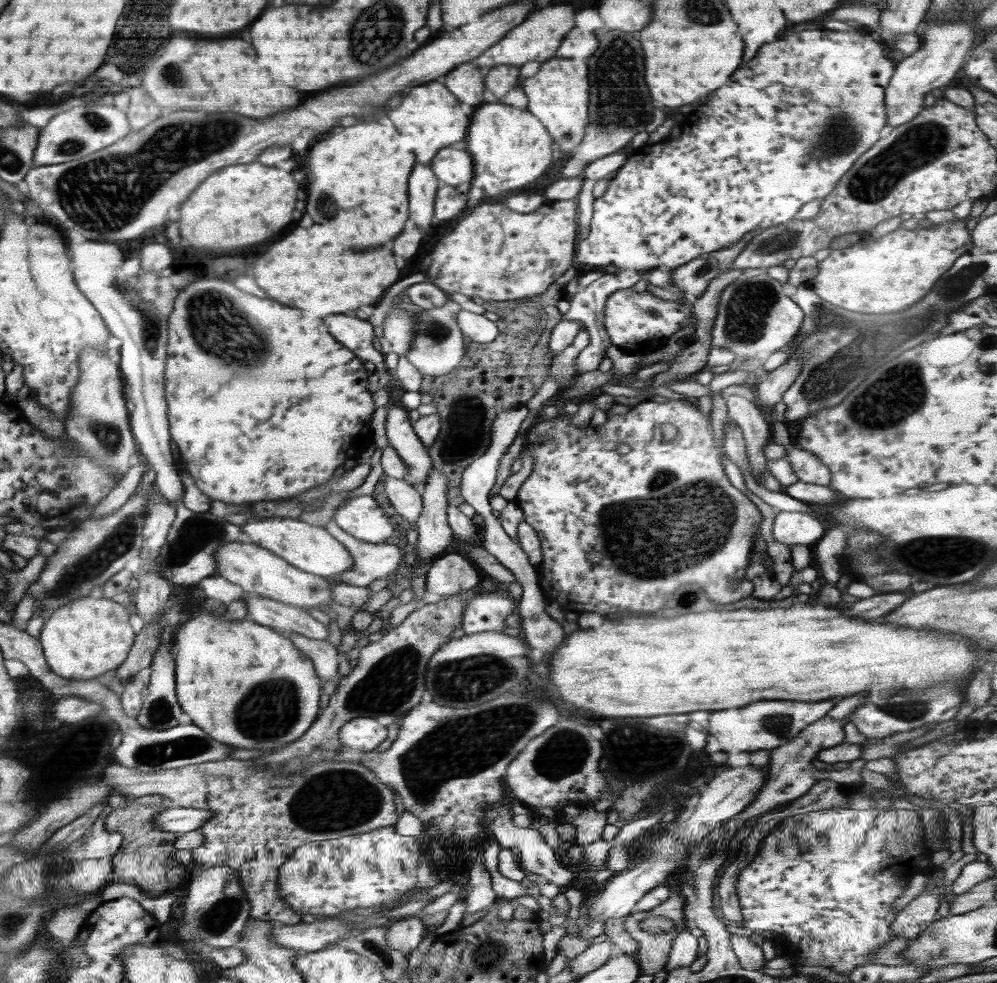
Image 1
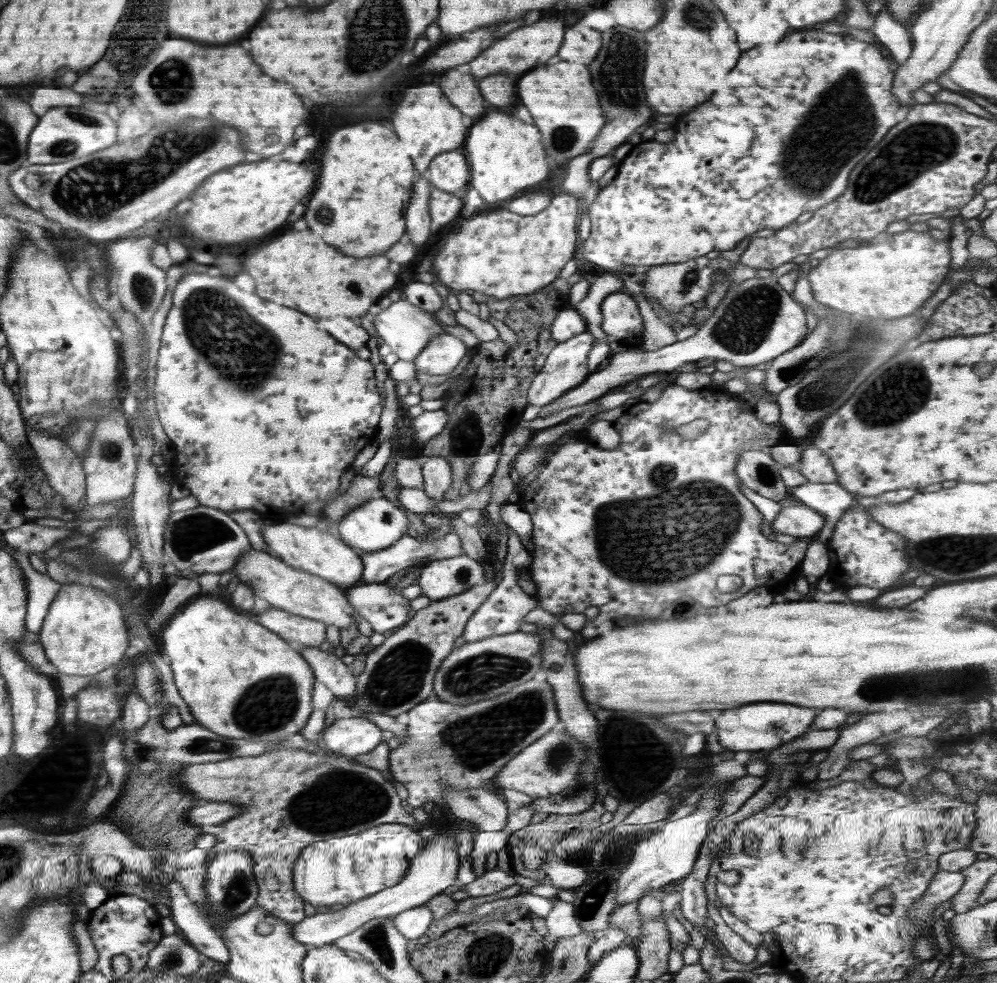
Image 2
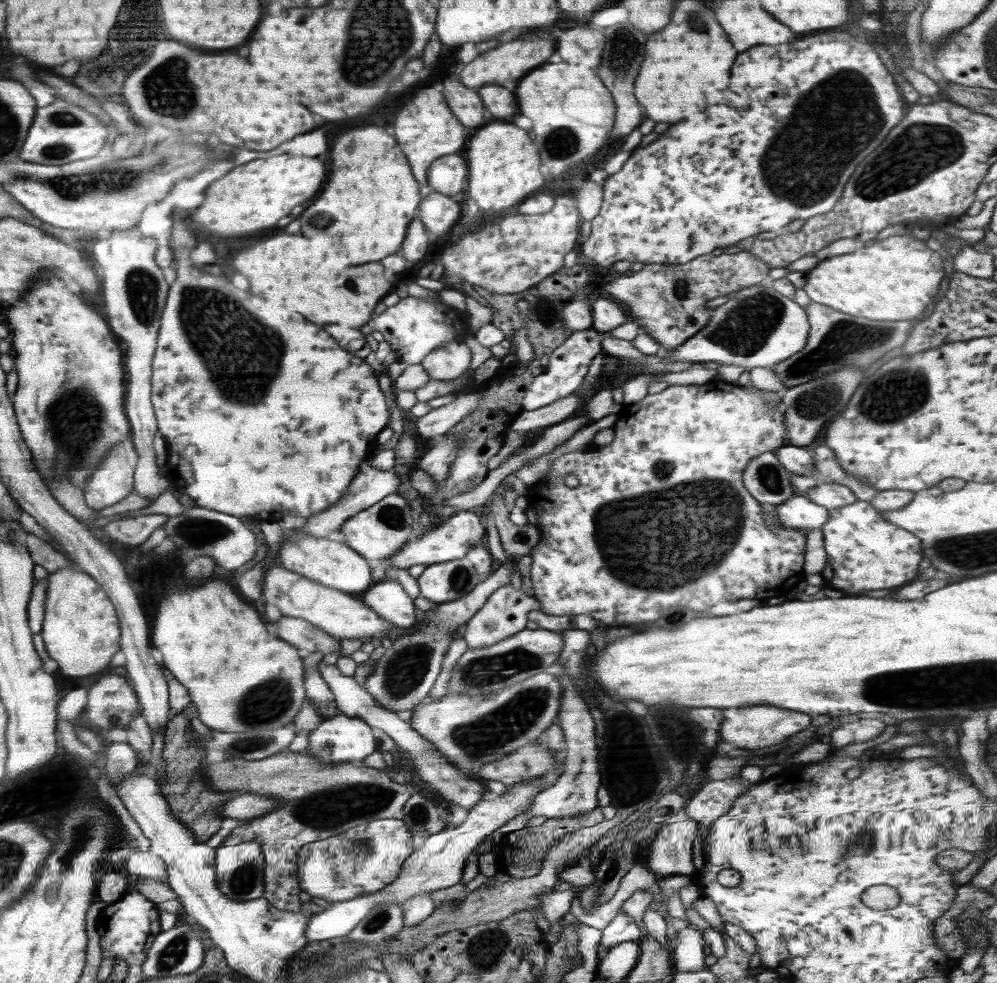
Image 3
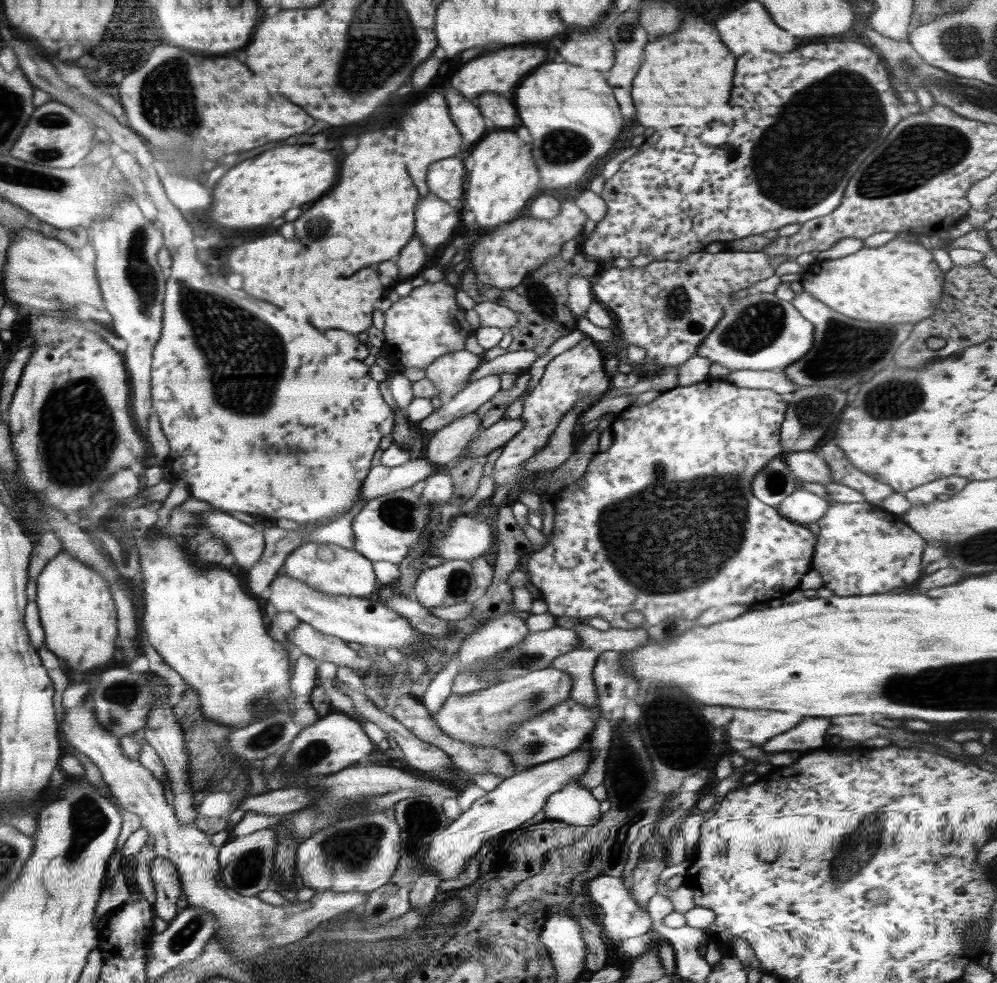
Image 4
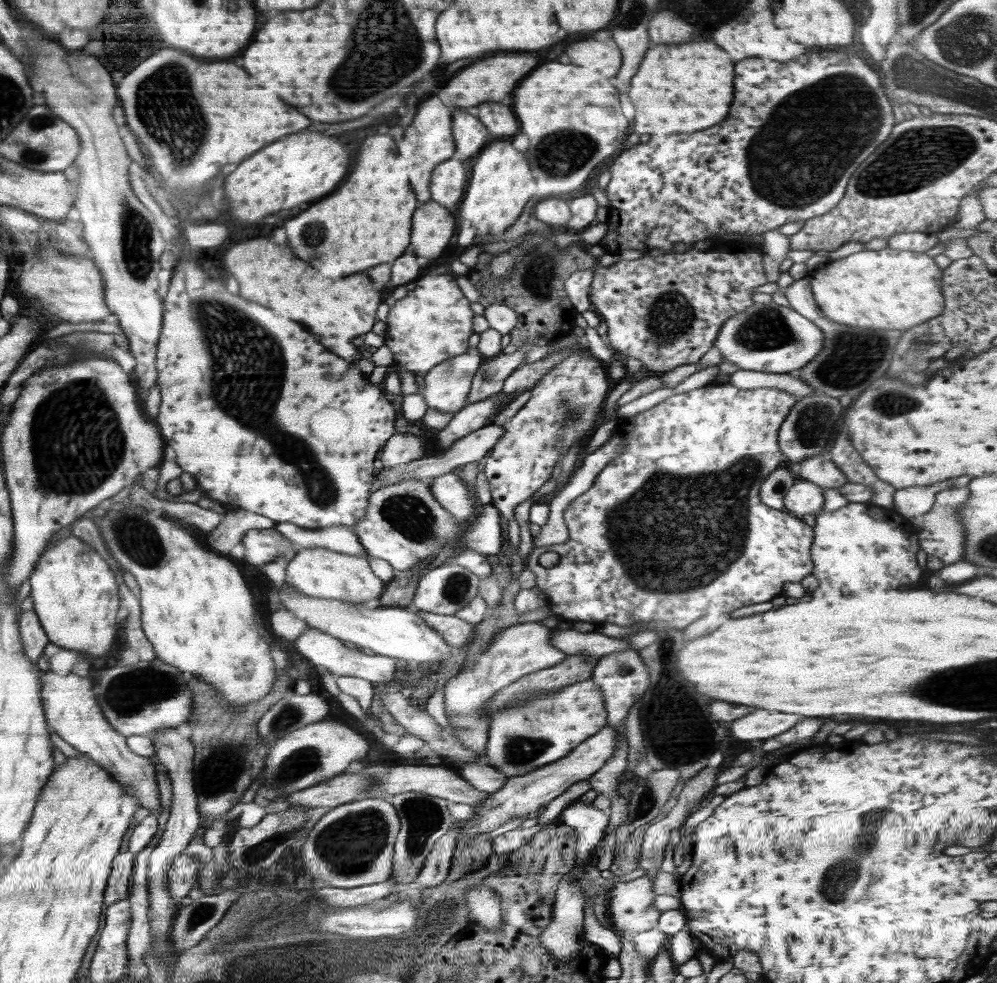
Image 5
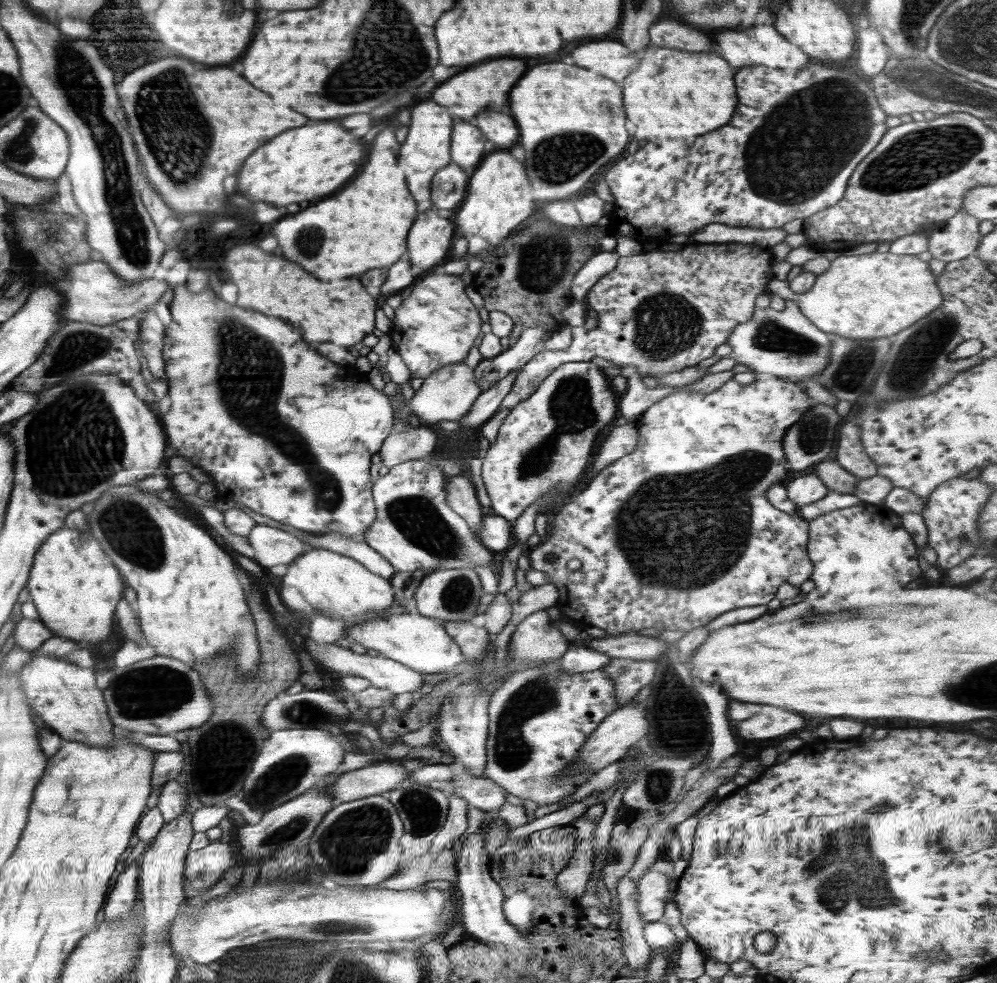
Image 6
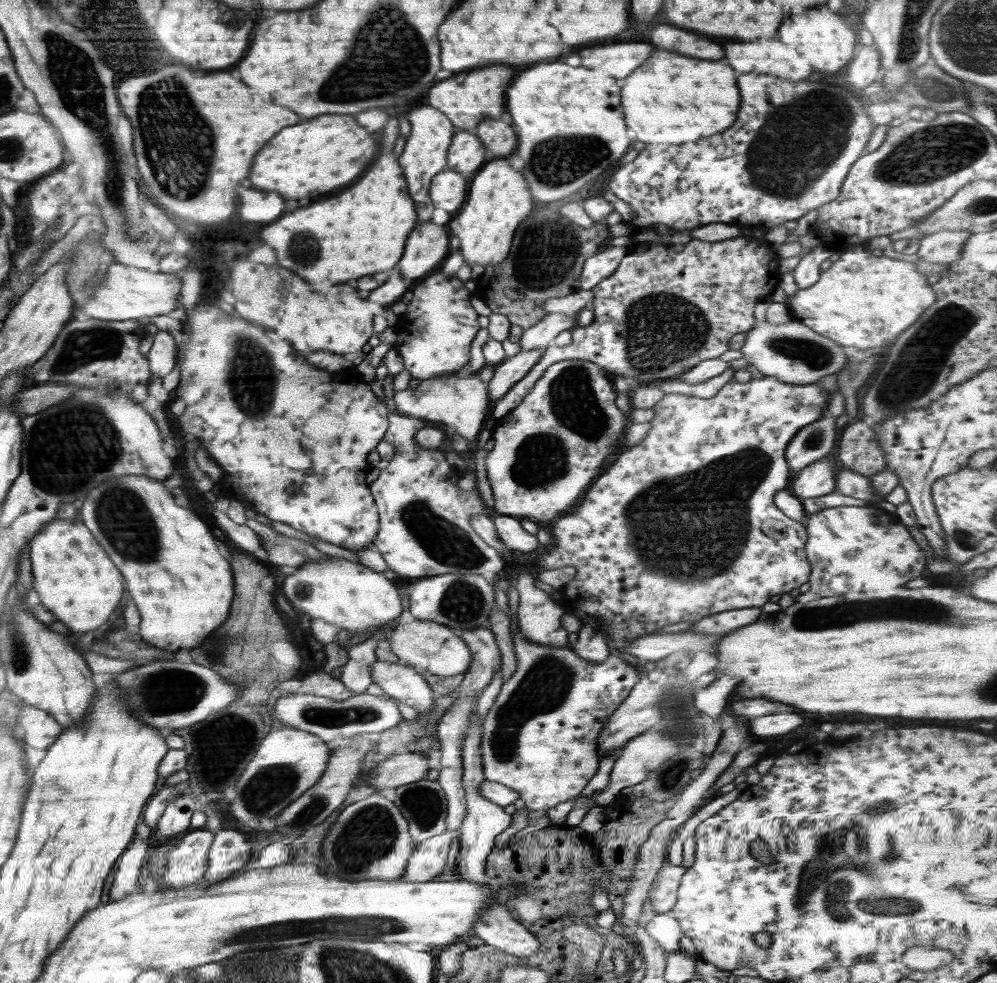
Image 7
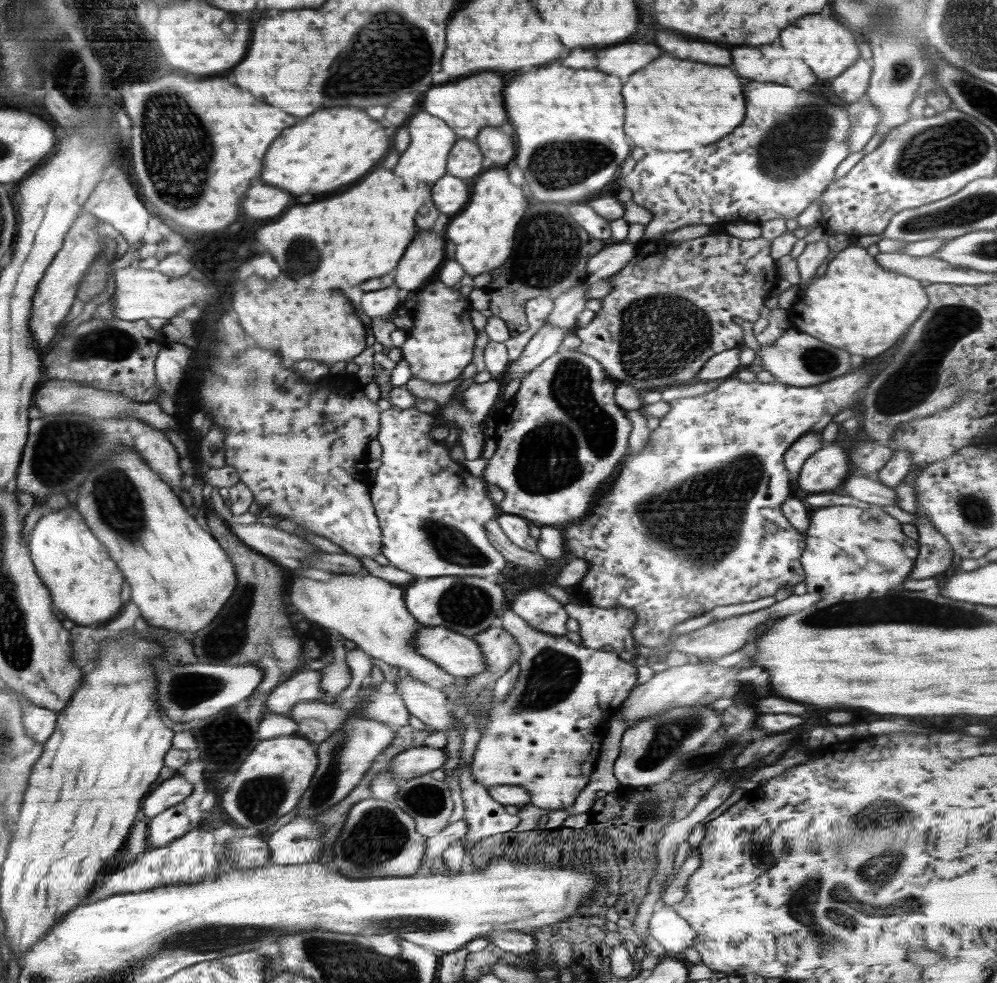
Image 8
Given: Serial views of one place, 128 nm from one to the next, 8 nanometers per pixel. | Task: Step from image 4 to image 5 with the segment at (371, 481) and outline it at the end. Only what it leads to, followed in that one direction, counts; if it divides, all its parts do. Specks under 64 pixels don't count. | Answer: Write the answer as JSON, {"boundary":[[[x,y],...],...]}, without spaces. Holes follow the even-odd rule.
{"boundary":[[[492,423],[491,425],[486,425],[485,427],[479,428],[470,434],[464,436],[460,440],[457,440],[452,446],[443,453],[436,456],[424,456],[418,460],[410,461],[406,463],[404,468],[400,470],[394,470],[394,467],[385,467],[381,471],[378,471],[375,478],[380,478],[380,484],[382,487],[388,484],[398,484],[406,480],[407,478],[415,478],[416,480],[422,480],[423,478],[435,479],[436,477],[442,476],[444,474],[450,473],[450,470],[454,470],[457,466],[465,465],[466,463],[473,463],[484,458],[494,445],[502,438],[503,429],[502,425],[496,425]]]}

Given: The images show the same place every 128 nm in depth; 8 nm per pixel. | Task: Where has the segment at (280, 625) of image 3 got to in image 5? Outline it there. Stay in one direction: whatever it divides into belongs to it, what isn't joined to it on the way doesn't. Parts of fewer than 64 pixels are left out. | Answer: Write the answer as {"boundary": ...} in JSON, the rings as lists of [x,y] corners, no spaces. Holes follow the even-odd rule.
{"boundary":[[[308,627],[306,630],[294,641],[296,650],[306,657],[312,664],[325,671],[330,671],[335,676],[357,676],[372,682],[373,684],[388,685],[394,681],[394,672],[396,672],[397,661],[389,656],[383,654],[365,654],[359,648],[351,649],[344,645],[344,642],[335,636],[326,634],[317,628]]]}

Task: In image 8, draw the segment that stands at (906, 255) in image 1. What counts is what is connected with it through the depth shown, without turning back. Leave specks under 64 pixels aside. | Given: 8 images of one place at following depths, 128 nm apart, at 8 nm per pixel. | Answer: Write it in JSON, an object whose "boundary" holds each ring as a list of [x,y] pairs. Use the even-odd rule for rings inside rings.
{"boundary":[[[866,244],[849,245],[842,251],[833,254],[825,263],[826,272],[812,284],[804,287],[795,303],[788,309],[787,317],[790,327],[806,332],[822,342],[836,346],[848,353],[860,356],[878,356],[886,348],[894,346],[896,340],[903,336],[910,325],[918,320],[918,316],[928,306],[929,296],[920,281],[883,269],[876,259],[866,251]]]}

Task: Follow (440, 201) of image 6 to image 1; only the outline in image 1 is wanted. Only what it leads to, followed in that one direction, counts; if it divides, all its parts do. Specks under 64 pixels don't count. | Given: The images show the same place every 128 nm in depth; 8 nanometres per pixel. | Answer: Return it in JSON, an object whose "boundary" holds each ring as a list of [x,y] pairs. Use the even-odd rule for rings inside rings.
{"boundary":[[[466,141],[440,149],[430,165],[443,185],[457,187],[464,182],[471,182],[473,178],[473,160],[467,151]]]}

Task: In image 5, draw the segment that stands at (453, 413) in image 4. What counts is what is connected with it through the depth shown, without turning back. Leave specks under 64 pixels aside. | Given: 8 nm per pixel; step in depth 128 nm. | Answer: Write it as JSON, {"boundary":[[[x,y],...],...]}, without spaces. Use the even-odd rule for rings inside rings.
{"boundary":[[[534,341],[525,342],[516,352],[501,353],[492,359],[485,359],[472,379],[466,405],[498,394],[503,389],[508,375],[511,375],[516,367],[522,365],[522,361],[526,360],[526,352],[532,345]]]}

